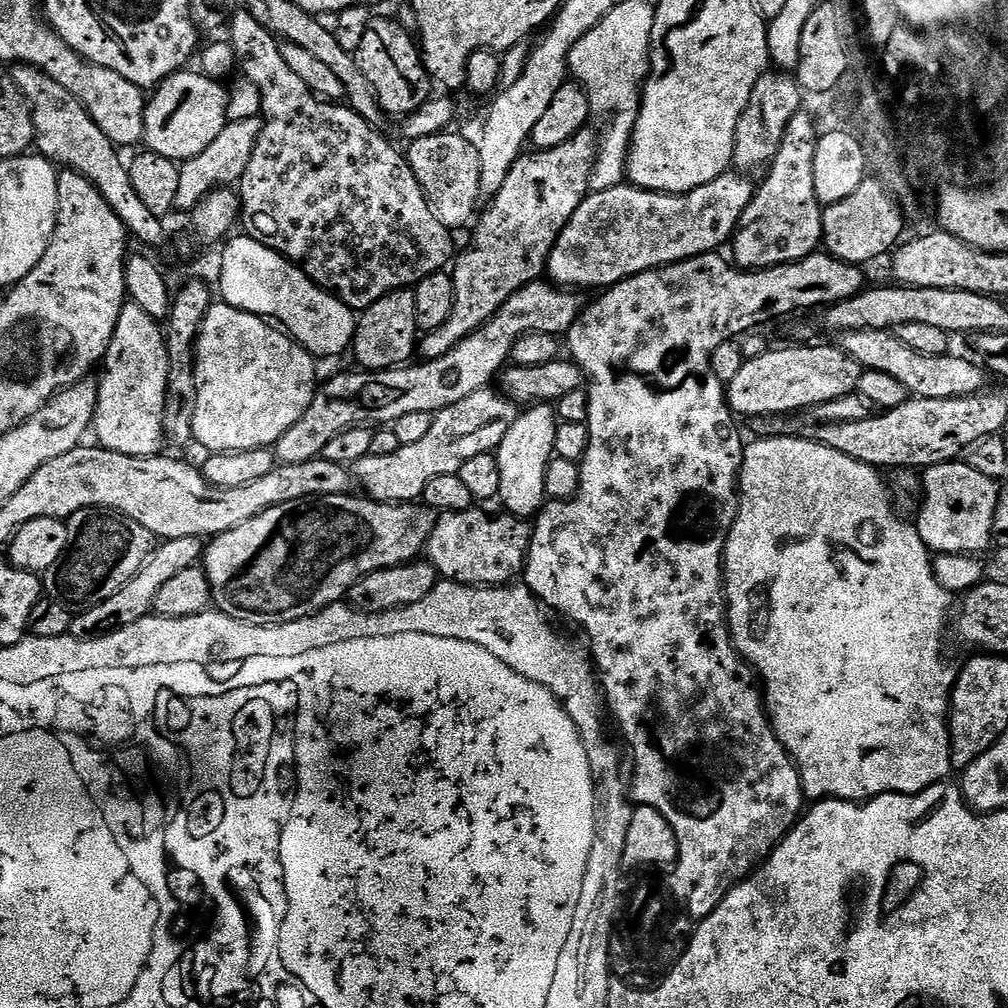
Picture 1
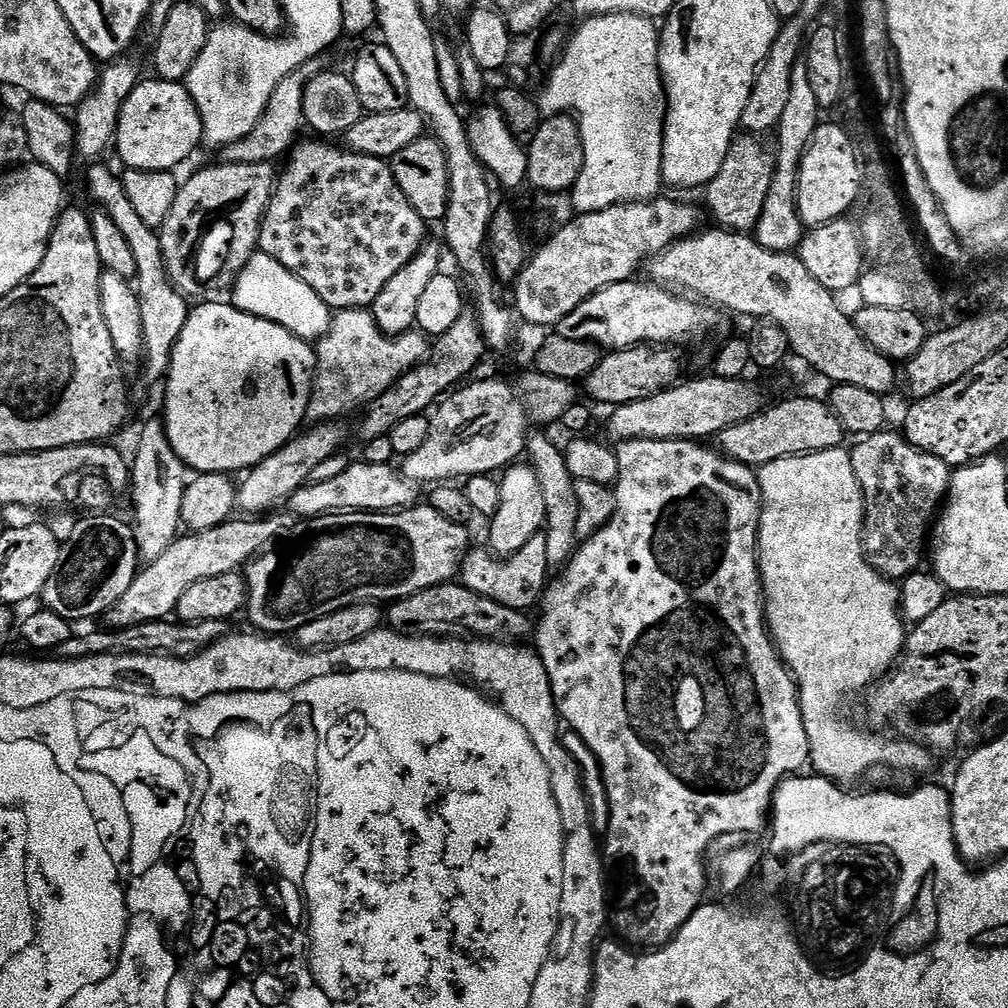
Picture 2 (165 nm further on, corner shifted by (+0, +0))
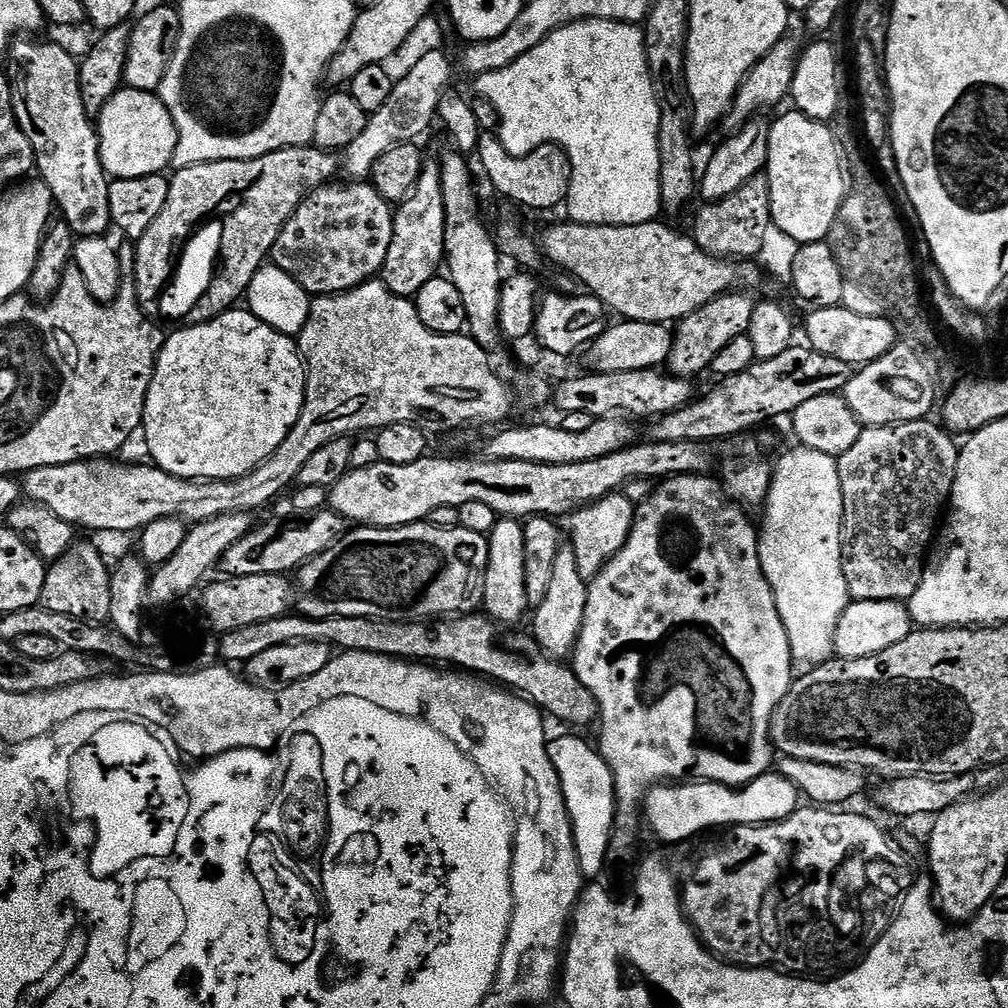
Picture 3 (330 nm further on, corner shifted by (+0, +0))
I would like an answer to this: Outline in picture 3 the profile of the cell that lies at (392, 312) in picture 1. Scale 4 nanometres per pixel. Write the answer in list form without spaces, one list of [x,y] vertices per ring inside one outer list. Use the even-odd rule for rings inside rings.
[[[428,158],[414,190],[394,212],[394,238],[390,242],[390,251],[386,253],[382,273],[388,289],[399,296],[416,297],[418,290],[434,279],[445,263],[445,238],[446,194],[442,194],[442,170],[439,159]]]

